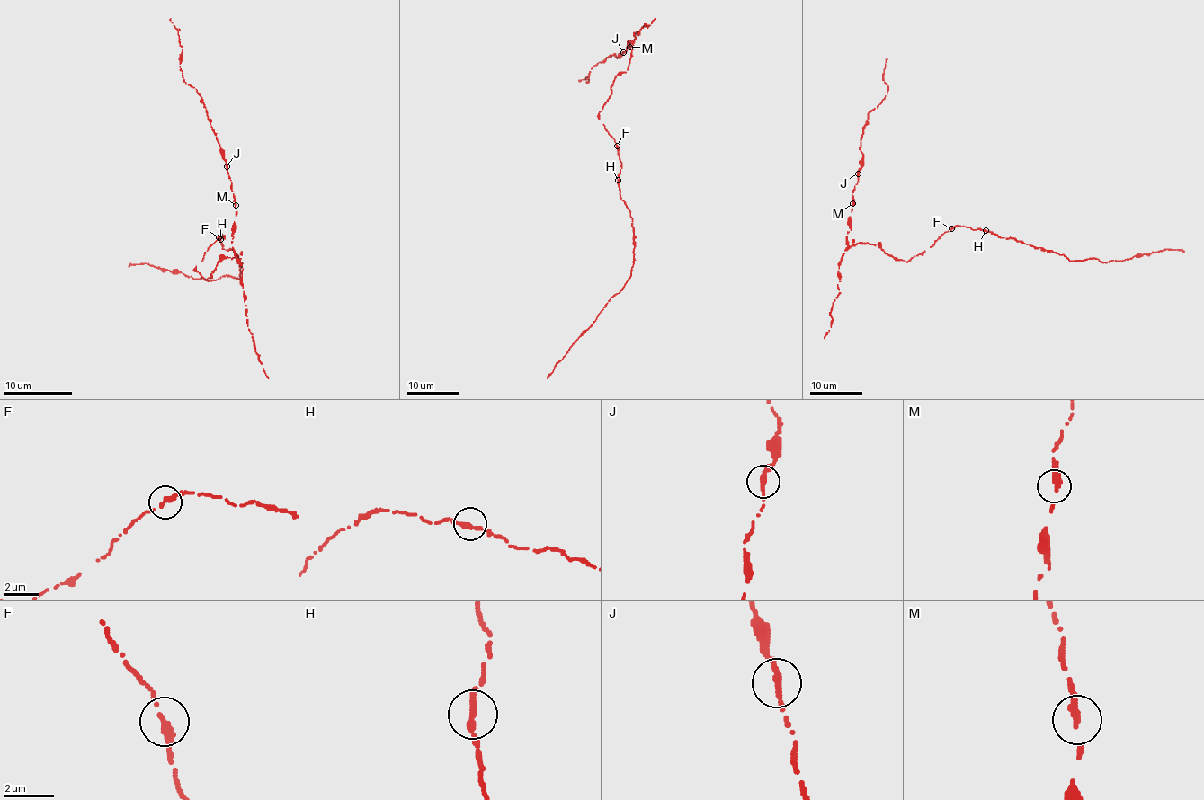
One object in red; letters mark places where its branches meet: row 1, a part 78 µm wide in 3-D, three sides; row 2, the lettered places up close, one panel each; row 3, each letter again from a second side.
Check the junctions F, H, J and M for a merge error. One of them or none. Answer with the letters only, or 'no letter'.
no letter

